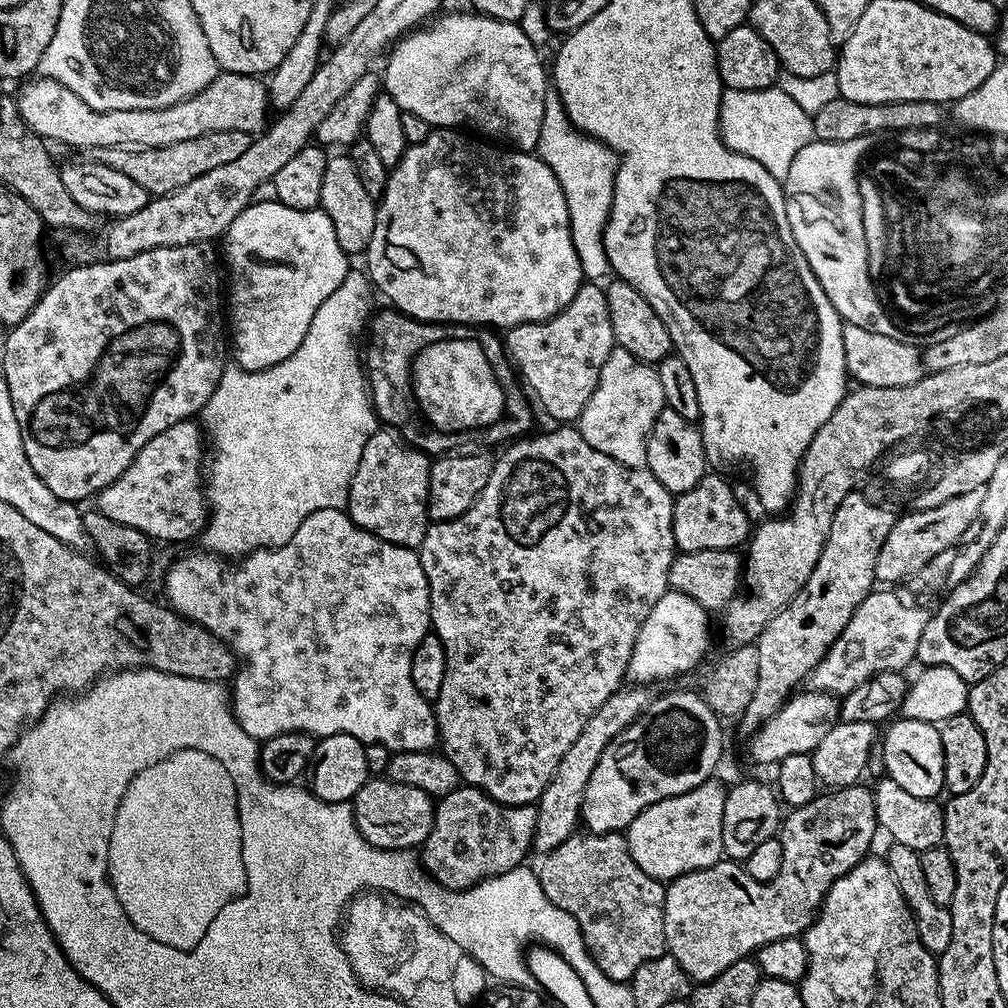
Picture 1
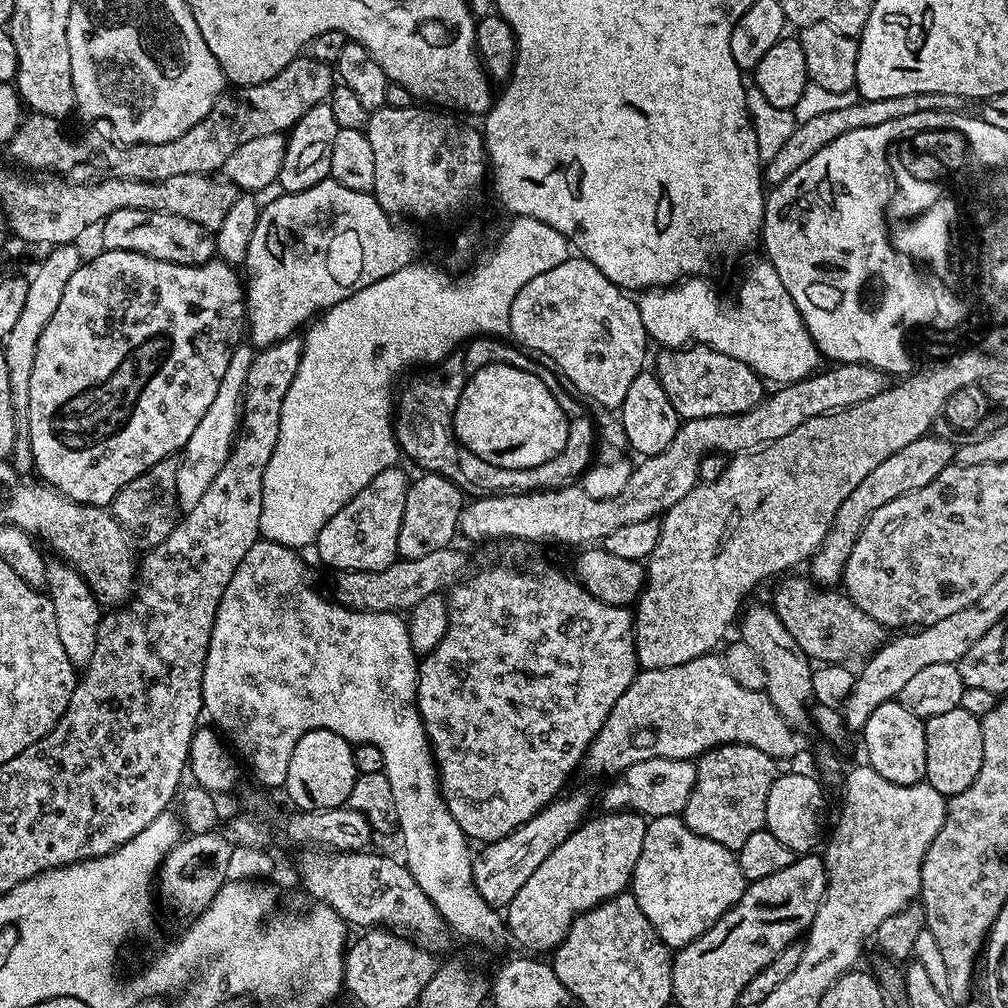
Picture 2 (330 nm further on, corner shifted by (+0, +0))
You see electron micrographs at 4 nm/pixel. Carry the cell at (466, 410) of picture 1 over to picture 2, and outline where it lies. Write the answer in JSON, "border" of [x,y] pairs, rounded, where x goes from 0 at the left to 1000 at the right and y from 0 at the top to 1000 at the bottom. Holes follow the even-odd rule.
{"border":[[[483,361],[463,374],[450,407],[448,432],[456,444],[502,466],[532,466],[562,442],[563,416],[538,375],[502,361]]]}

